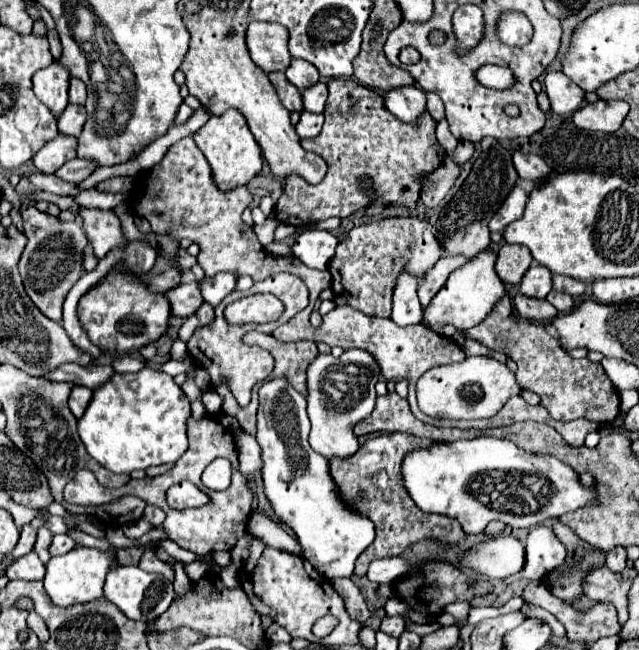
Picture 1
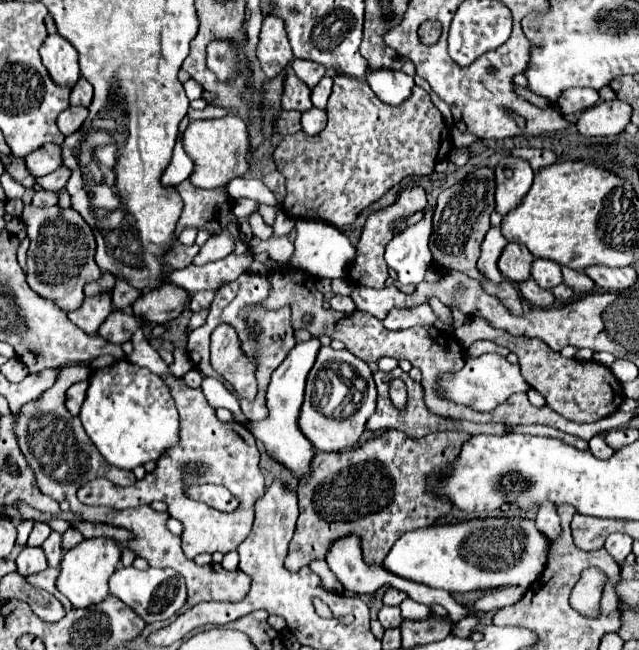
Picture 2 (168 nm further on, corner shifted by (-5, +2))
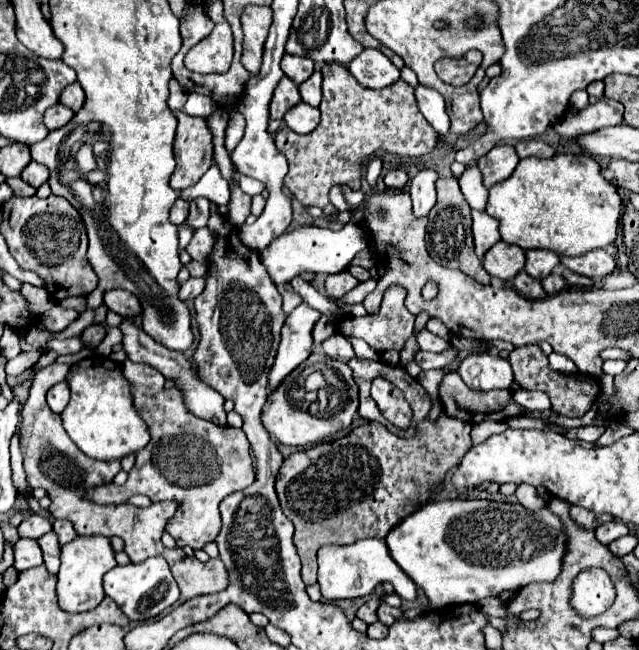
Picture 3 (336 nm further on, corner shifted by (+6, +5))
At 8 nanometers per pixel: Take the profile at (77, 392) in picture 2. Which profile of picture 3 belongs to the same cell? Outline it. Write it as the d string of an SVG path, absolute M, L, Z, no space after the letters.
M58 382L48 390L48 406L52 412L60 414L62 408L66 408L68 400L70 400L70 392L68 392L66 382Z

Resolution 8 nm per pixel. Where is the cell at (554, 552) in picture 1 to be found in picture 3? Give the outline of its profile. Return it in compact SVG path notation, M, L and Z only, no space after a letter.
M516 484L516 492L514 492L516 500L528 508L528 510L536 510L536 508L542 508L546 504L546 500L538 494L538 490L530 484Z

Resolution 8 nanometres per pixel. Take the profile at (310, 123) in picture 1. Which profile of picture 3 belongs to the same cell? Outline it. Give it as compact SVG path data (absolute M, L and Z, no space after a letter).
M300 102L300 104L296 104L294 108L290 108L286 112L284 122L296 134L310 134L320 122L320 110L310 106L310 104L306 104L306 102Z

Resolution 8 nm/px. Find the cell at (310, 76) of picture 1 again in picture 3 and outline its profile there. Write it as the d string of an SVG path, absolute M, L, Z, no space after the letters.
M286 54L284 60L280 62L280 68L282 72L292 78L296 84L302 84L304 80L308 80L314 72L314 62L310 58L304 58L304 56L292 56L292 54Z

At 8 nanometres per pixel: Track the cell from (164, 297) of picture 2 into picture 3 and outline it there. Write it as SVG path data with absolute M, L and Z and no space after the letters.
M108 290L104 292L104 304L114 310L120 316L138 316L140 314L140 302L136 300L136 296L132 296L126 290Z

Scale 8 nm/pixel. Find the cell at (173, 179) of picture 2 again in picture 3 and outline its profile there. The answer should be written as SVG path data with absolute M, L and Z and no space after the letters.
M173 77L169 82L169 91L170 95L167 104L170 110L171 111L182 110L187 100L188 93L182 86L180 86L180 84L176 80L174 80Z

